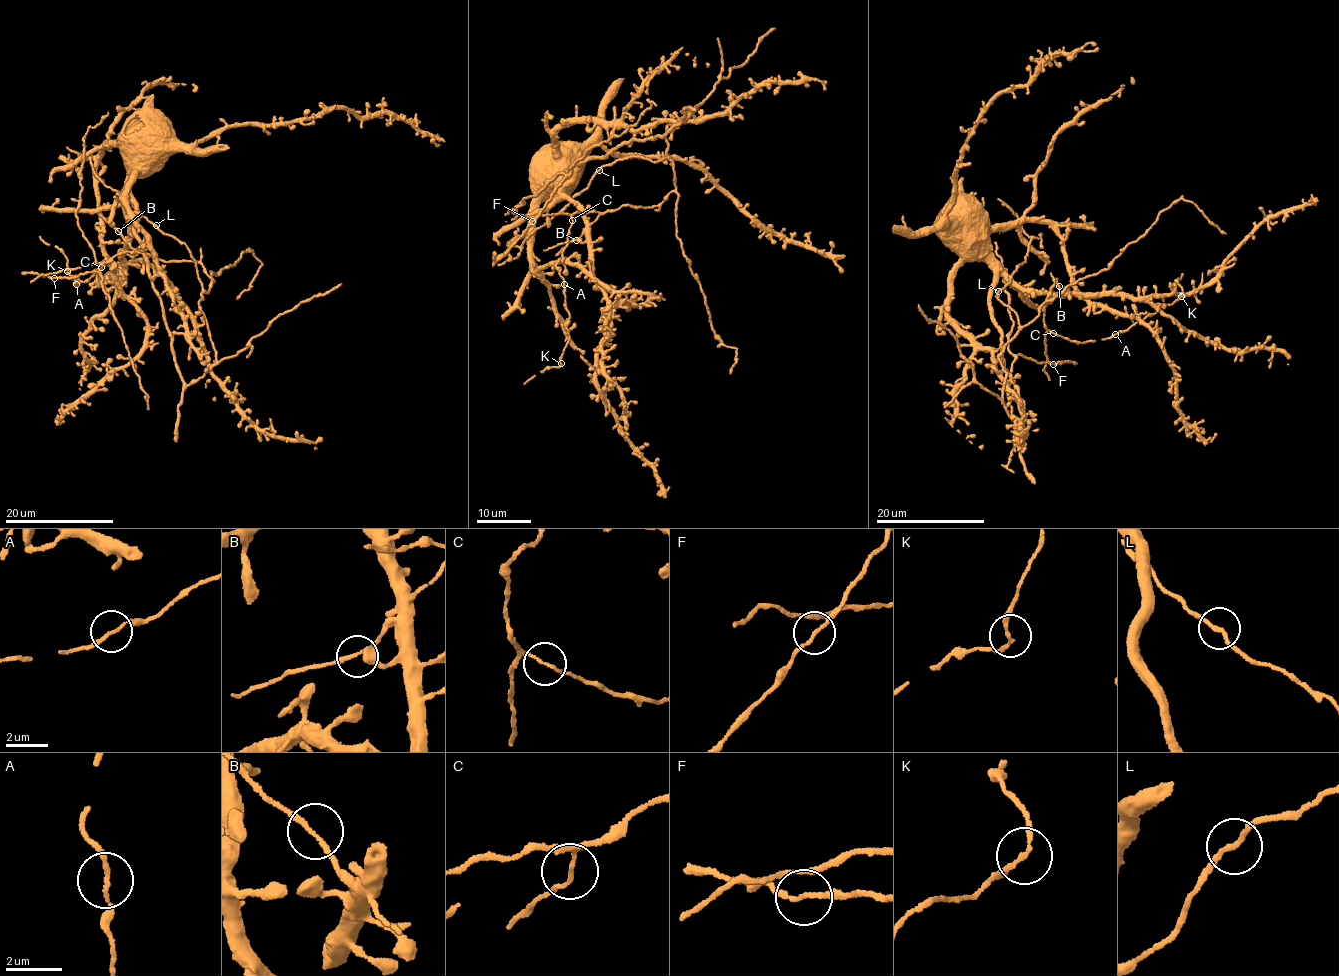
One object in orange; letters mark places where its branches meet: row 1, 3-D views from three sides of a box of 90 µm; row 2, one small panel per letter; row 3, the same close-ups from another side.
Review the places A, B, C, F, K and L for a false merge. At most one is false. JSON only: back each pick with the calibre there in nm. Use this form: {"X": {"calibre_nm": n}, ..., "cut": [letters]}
{"cut": []}

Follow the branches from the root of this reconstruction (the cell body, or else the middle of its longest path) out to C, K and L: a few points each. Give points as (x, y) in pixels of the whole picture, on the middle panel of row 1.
C: (547, 161), (536, 169), (539, 176), (560, 197), (578, 205), (585, 223), (599, 214), (577, 212), (572, 220)
K: (547, 161), (539, 176), (585, 223), (599, 214), (572, 216), (562, 252), (569, 316), (561, 364)
L: (547, 161), (539, 176), (588, 225), (622, 206), (658, 206), (676, 186), (668, 158), (619, 158), (599, 171)

